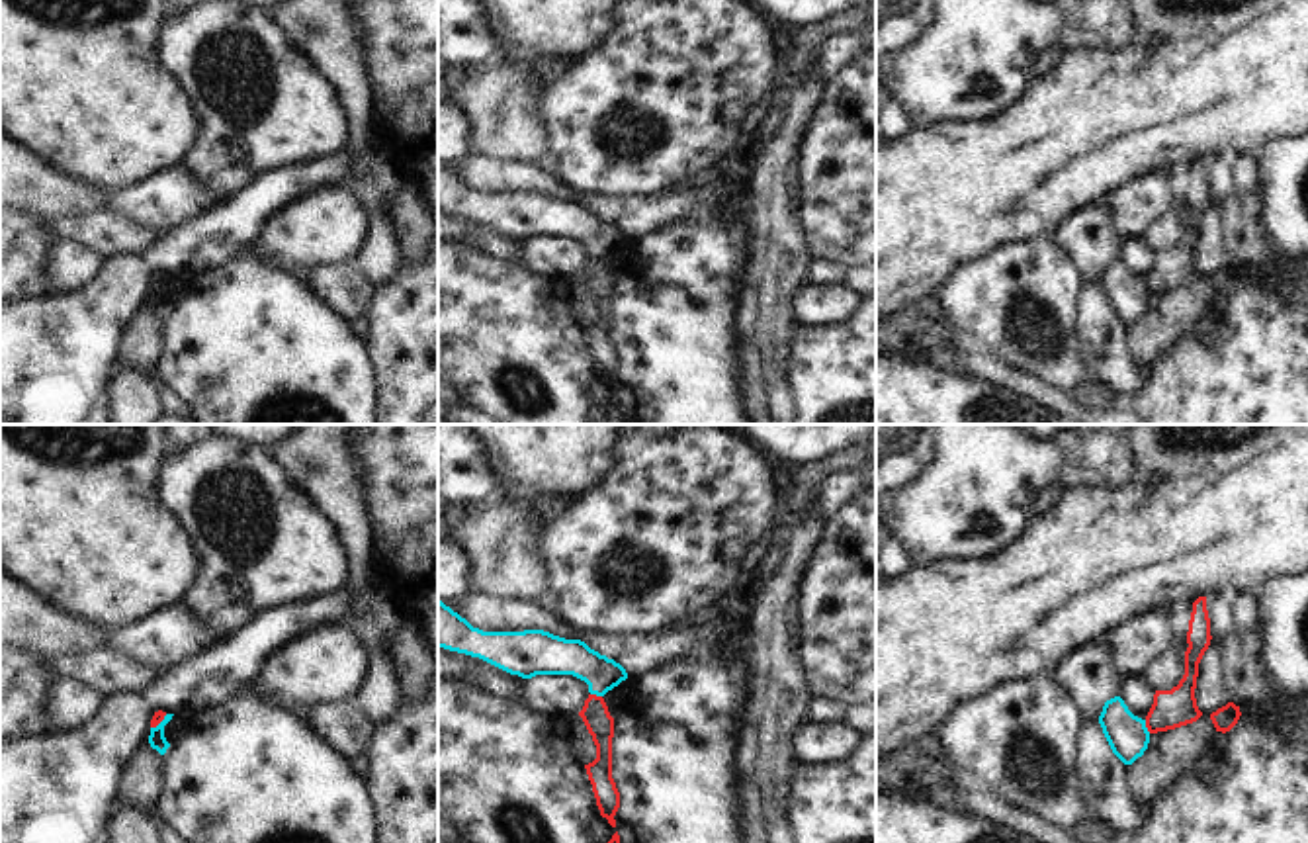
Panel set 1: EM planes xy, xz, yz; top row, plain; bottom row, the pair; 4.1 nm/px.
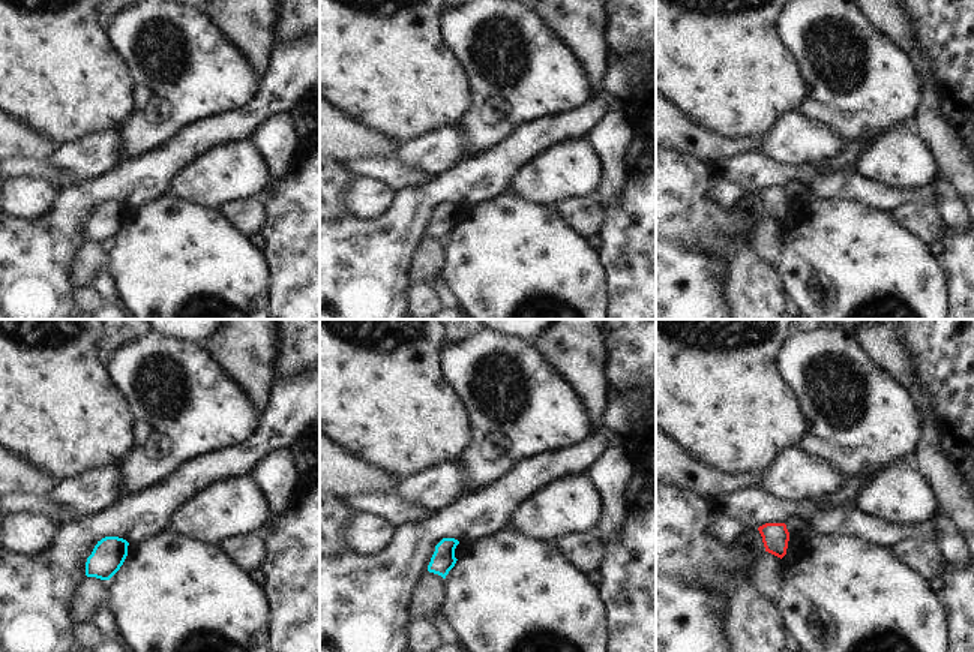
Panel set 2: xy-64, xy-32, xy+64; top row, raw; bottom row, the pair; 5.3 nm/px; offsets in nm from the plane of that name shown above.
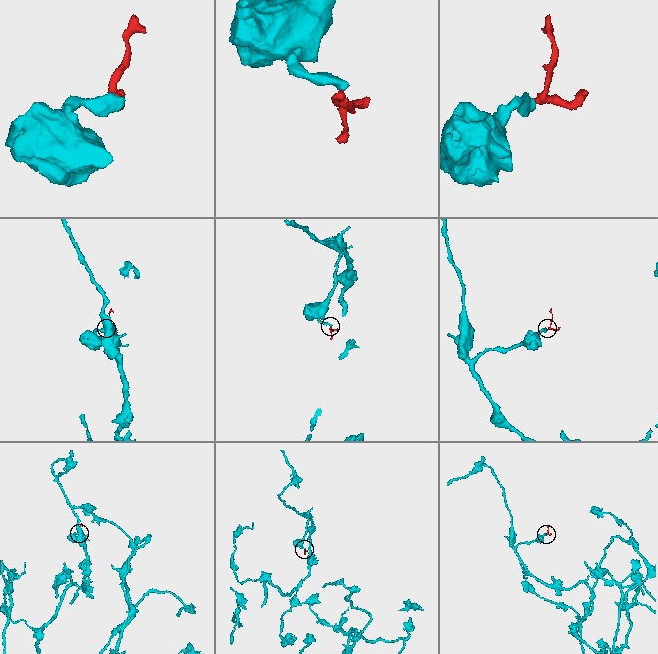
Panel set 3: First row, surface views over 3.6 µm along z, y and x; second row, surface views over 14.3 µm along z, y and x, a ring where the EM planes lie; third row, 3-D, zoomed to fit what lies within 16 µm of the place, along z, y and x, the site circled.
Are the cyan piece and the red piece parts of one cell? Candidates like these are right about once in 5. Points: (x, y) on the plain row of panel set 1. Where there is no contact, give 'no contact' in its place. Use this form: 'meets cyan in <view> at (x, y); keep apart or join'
meets cyan in yz at (1144, 288); keep apart

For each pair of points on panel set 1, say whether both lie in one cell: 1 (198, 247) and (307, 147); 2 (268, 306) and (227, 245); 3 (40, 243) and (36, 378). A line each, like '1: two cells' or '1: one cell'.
1: two cells
2: two cells
3: two cells

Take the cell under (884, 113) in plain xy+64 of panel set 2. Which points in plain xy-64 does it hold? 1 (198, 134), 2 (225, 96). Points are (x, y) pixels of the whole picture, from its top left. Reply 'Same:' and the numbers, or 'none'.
Same: 2

